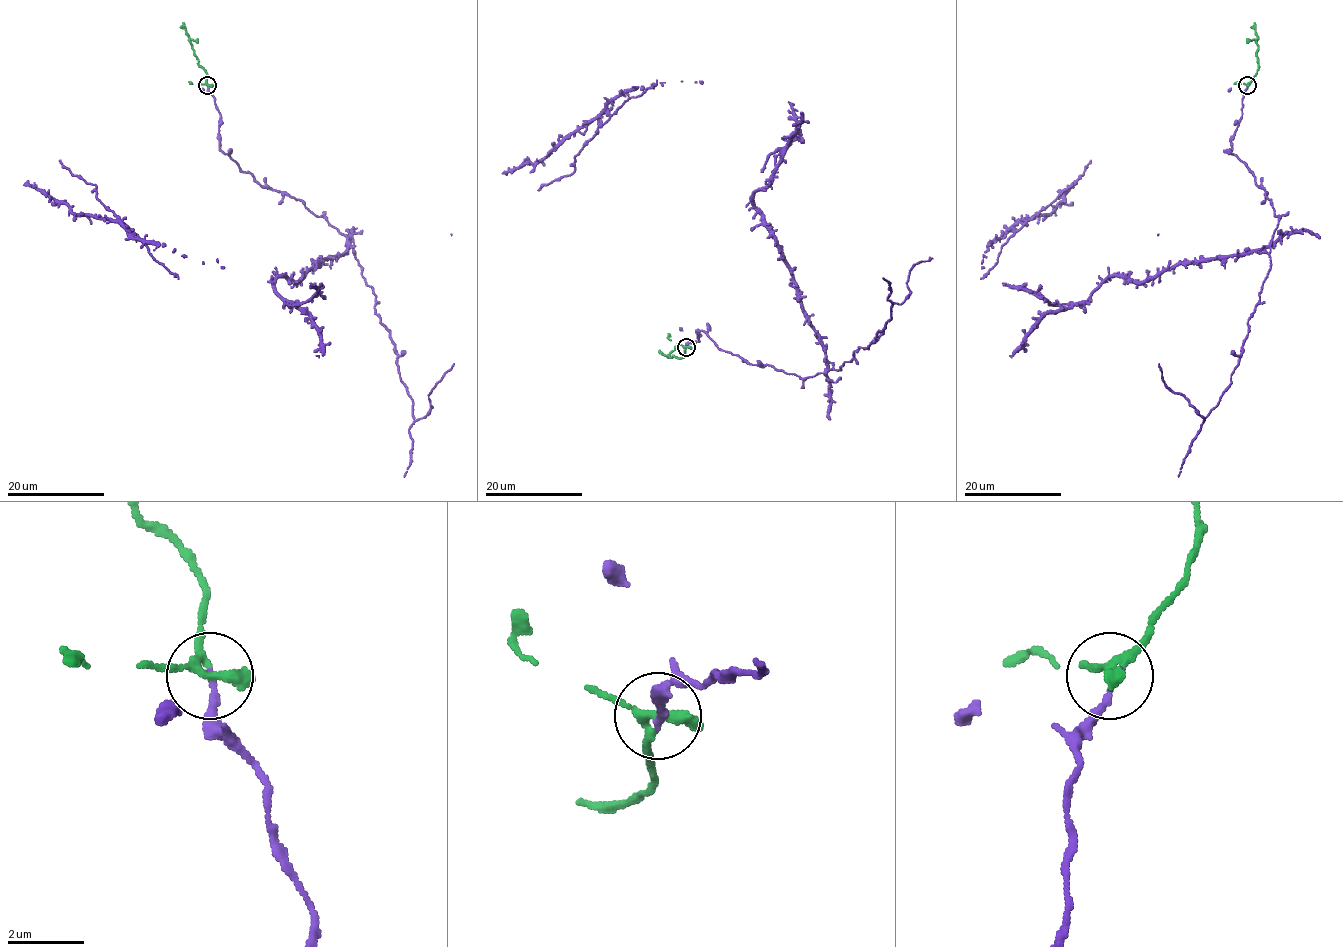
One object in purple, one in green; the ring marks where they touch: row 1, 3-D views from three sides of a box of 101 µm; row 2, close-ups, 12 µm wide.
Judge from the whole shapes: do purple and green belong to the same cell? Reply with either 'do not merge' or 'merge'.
merge

